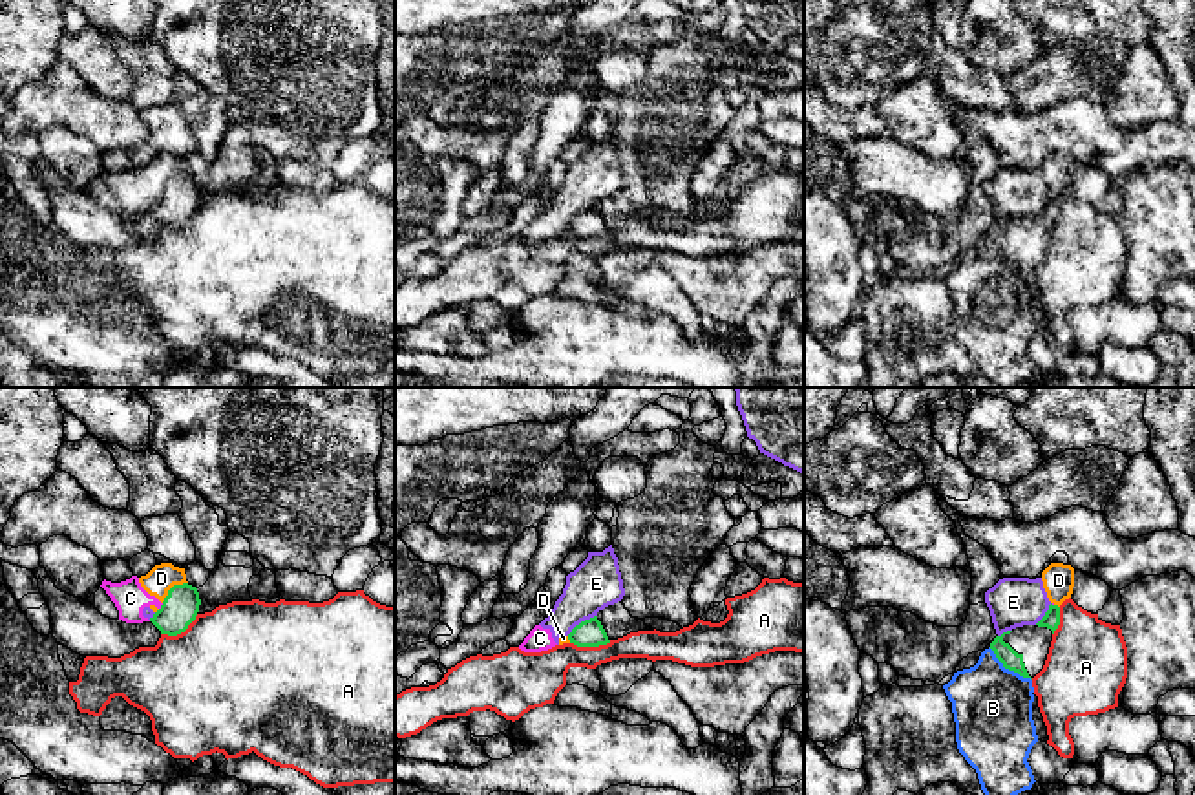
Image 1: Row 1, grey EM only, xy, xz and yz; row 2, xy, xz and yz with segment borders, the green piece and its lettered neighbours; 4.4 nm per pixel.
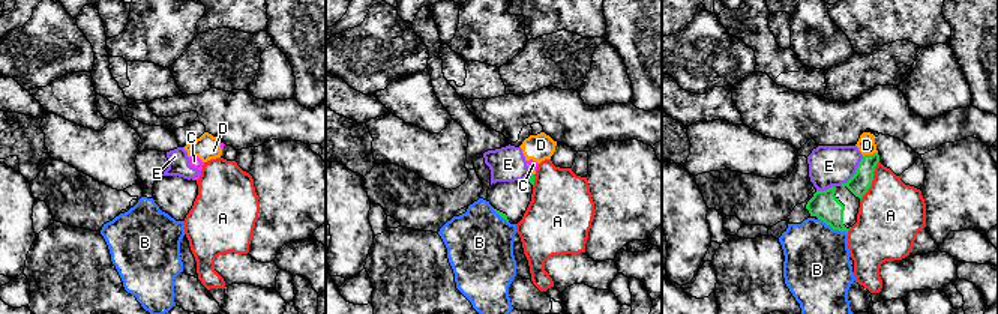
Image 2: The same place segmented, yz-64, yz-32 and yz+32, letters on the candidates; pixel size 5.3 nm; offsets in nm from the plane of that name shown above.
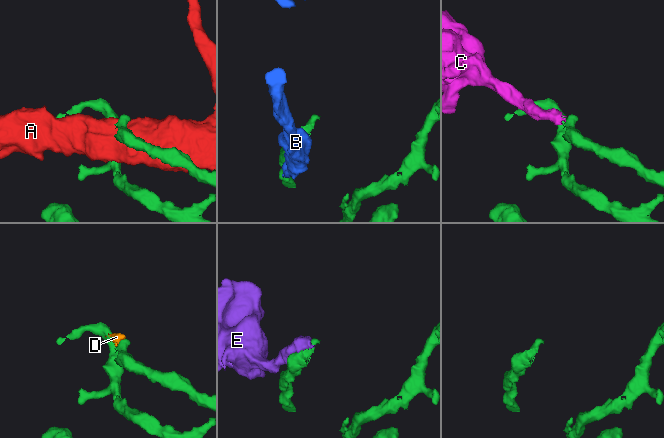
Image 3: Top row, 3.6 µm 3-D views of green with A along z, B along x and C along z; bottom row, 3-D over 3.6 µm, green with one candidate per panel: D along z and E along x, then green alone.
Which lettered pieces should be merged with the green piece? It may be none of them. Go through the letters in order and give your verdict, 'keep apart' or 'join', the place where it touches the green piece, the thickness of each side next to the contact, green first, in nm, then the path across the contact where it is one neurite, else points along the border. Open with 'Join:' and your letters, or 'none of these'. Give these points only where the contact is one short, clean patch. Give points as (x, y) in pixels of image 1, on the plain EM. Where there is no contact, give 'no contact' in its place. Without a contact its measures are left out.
Join: none of these
A: keep apart; contact xz (591, 236); calibres 120 and 200 nm
B: keep apart; contact yz (1009, 260); calibres 90 and 360 nm; border yz (989, 238), (1005, 258), (1031, 271)
C: keep apart; contact xy (161, 198); calibres 160 and 150 nm; border xy (163, 194), (159, 200)
D: keep apart; contact xy (172, 178); calibres 160 and 120 nm; border xy (187, 172), (176, 174), (161, 192)
E: keep apart; contact xz (581, 212); calibres 120 and 220 nm

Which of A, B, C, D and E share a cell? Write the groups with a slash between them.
A / B / C D E

